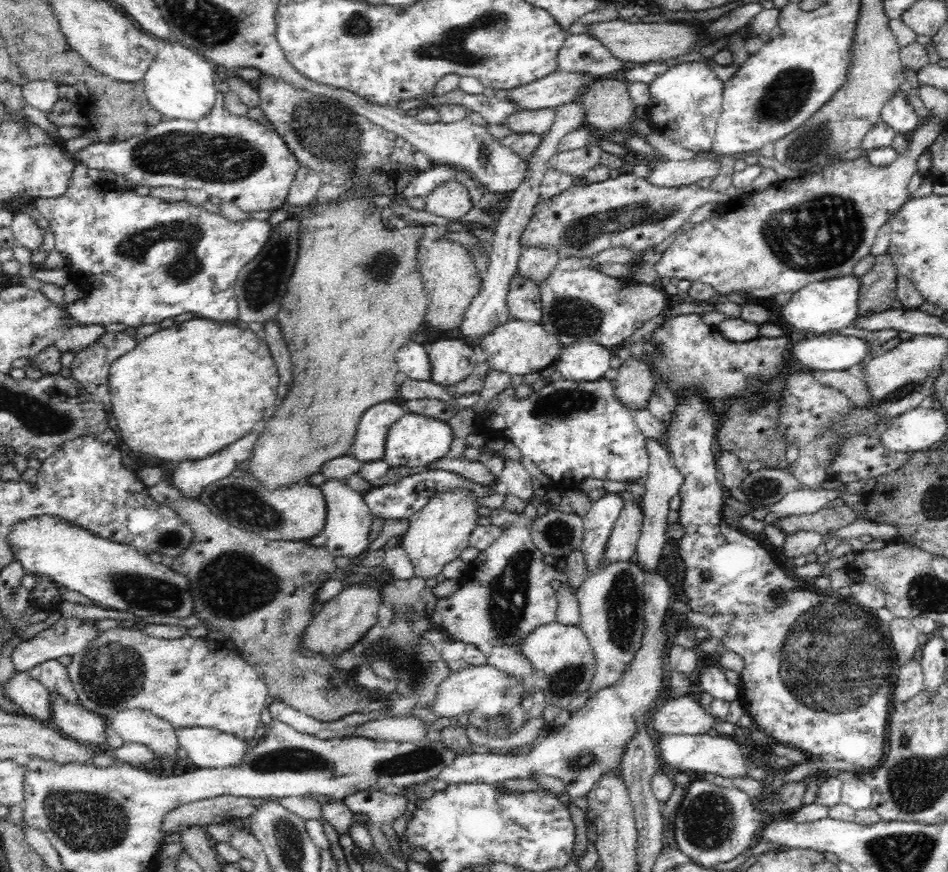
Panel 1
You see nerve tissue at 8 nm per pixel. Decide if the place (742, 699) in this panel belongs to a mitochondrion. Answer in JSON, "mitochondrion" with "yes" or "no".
{"mitochondrion":"no"}

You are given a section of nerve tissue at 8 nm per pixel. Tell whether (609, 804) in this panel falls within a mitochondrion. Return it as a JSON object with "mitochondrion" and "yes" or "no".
{"mitochondrion":"no"}

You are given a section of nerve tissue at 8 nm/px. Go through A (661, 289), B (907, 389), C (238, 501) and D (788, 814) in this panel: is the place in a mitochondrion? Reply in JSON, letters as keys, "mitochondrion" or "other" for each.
{"A":"other","B":"mitochondrion","C":"mitochondrion","D":"other"}

